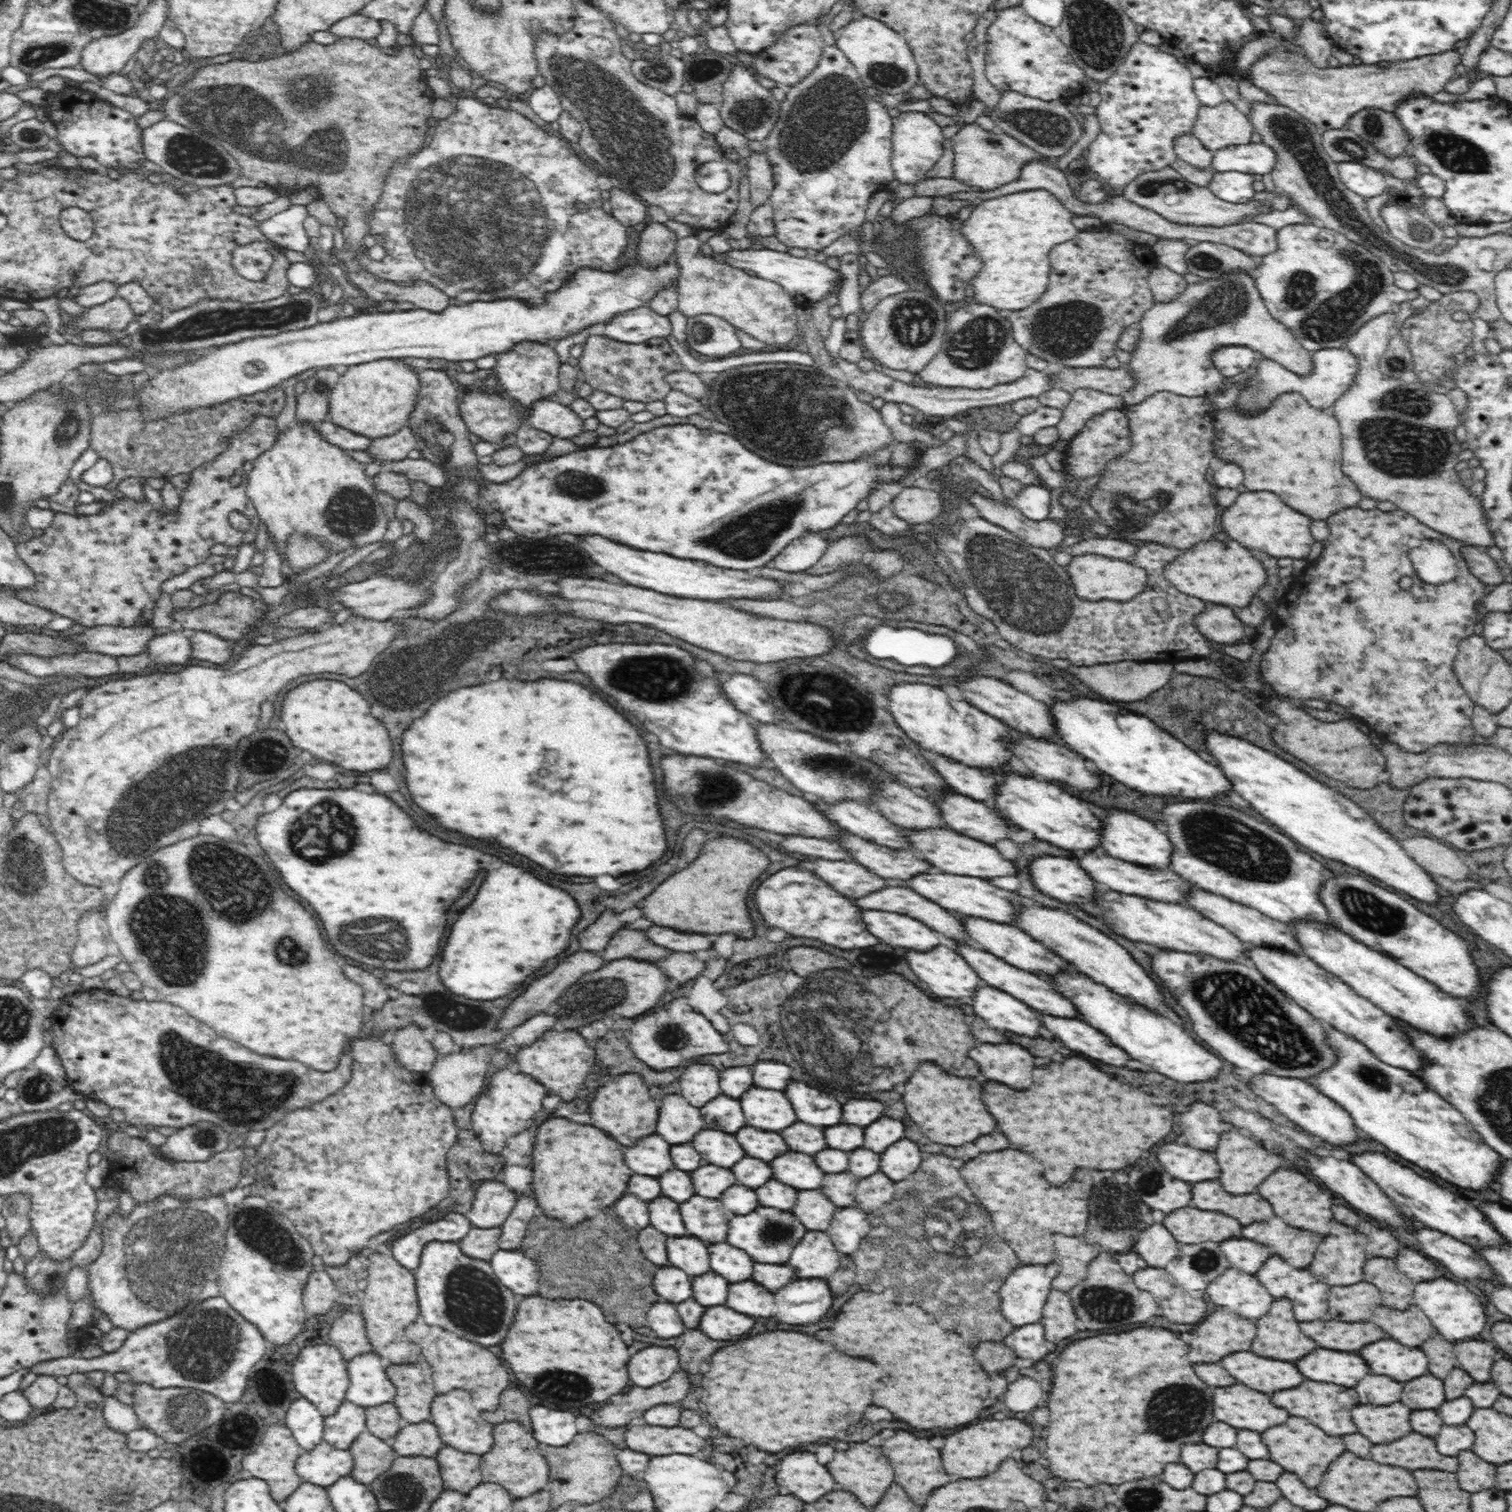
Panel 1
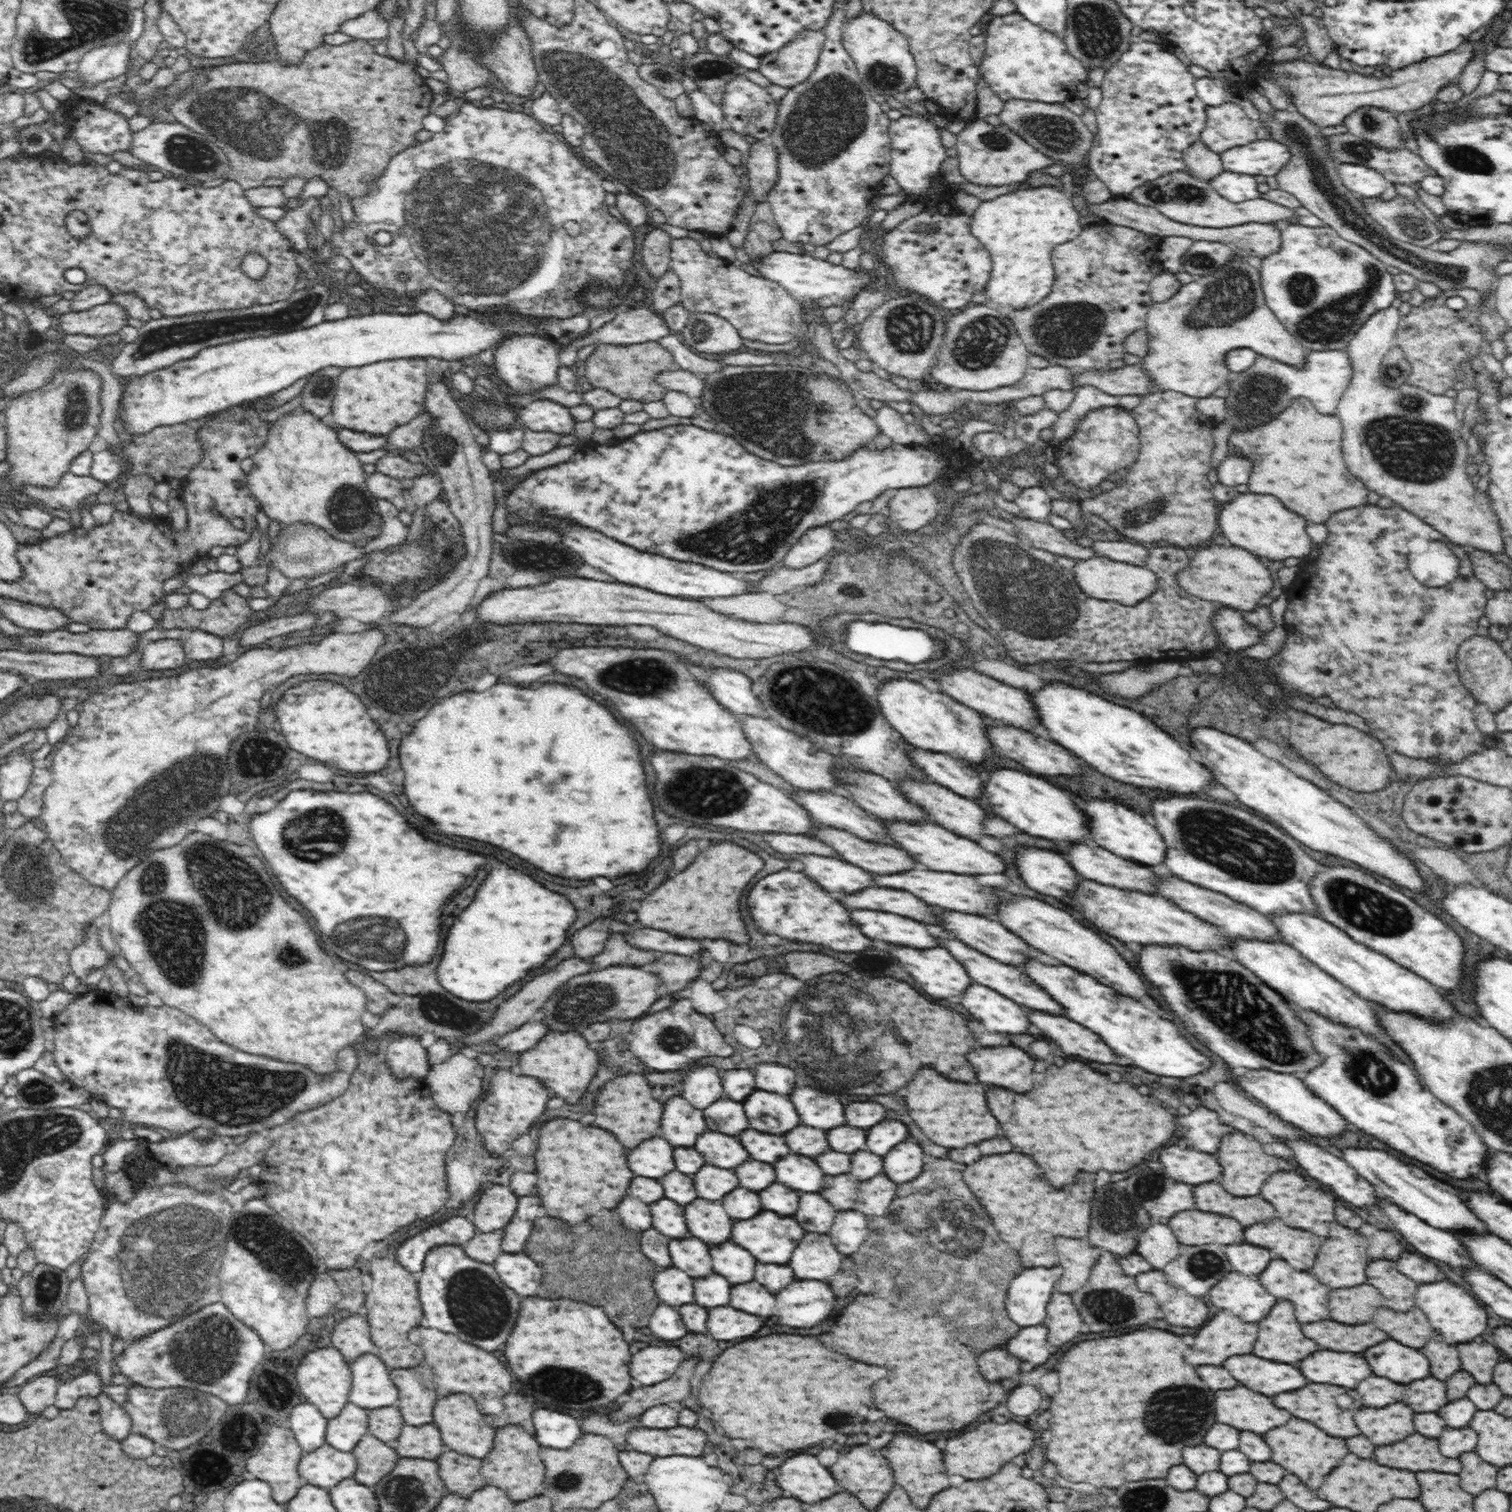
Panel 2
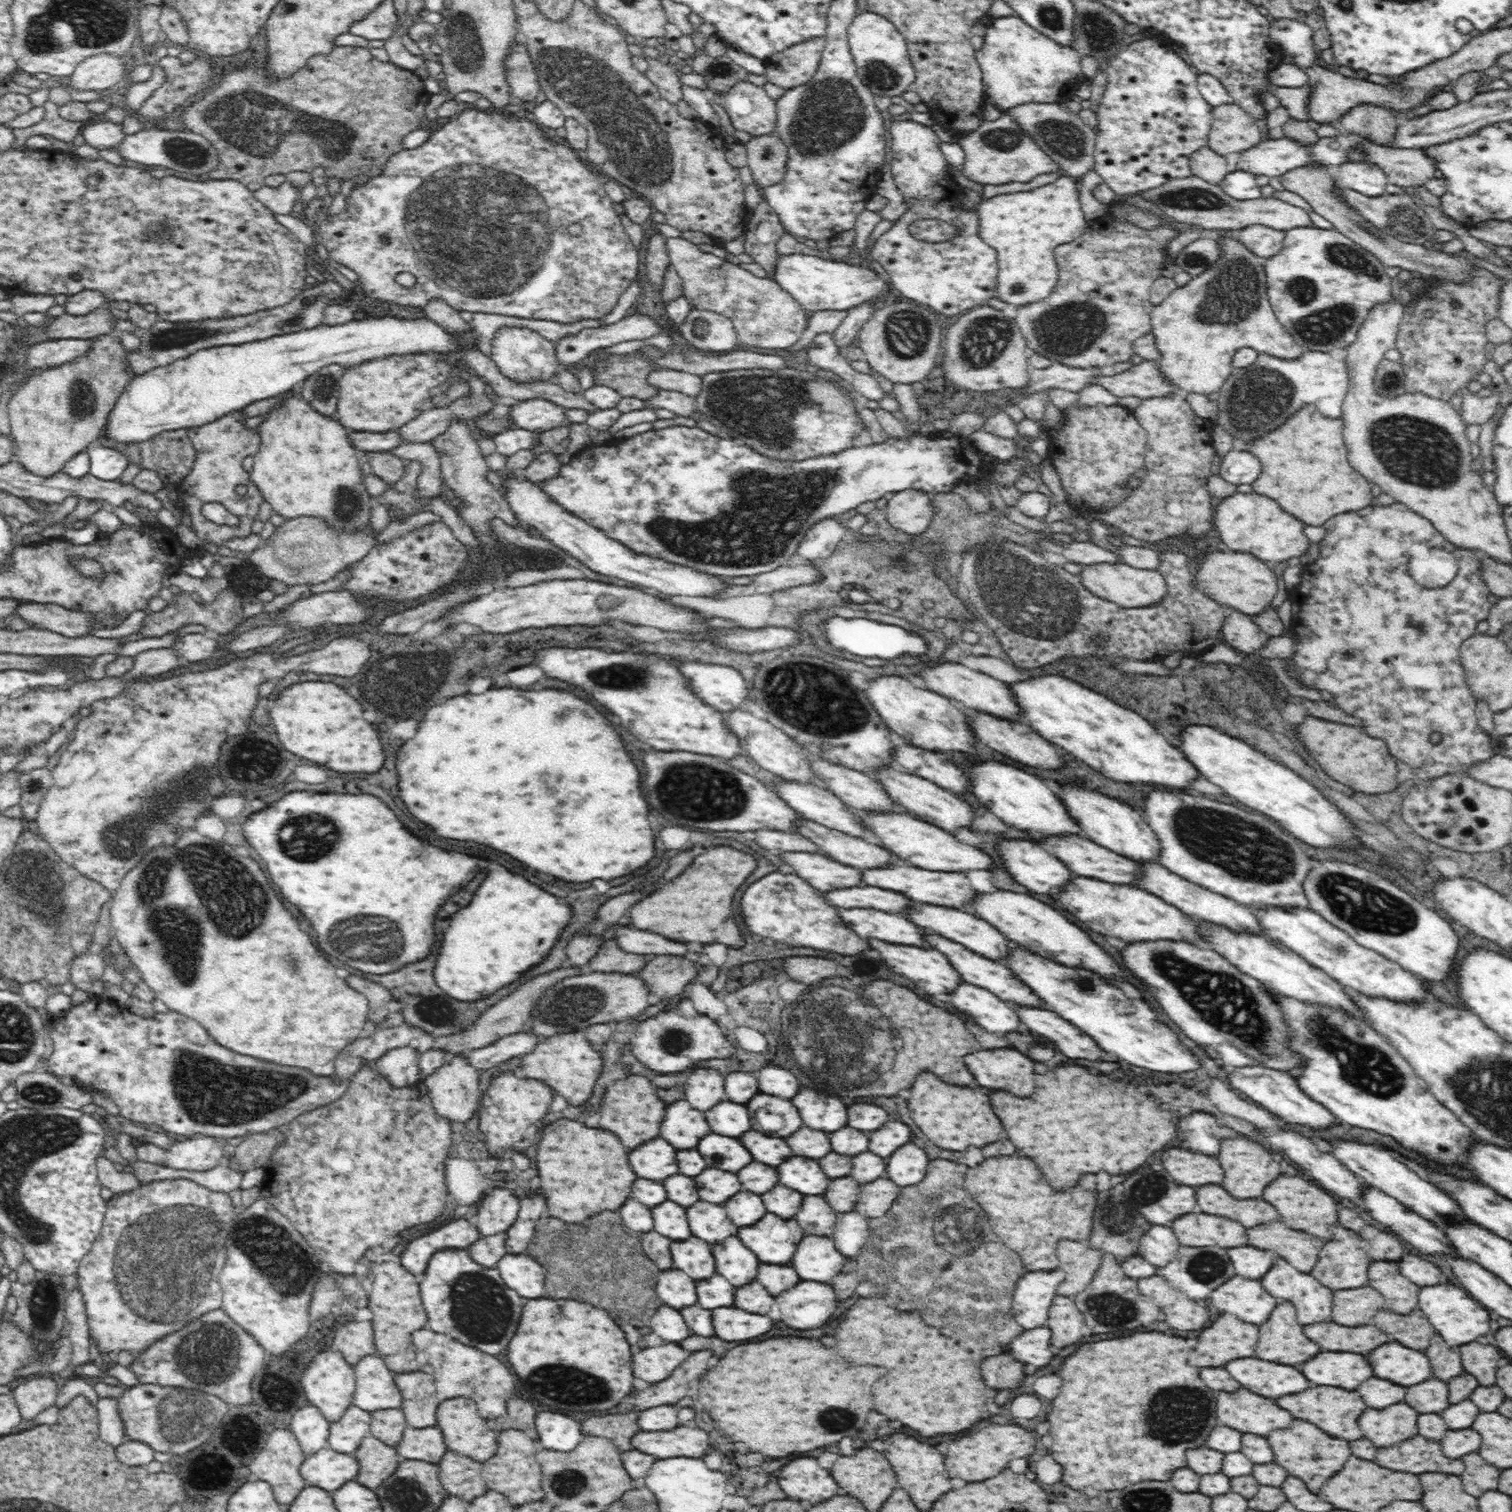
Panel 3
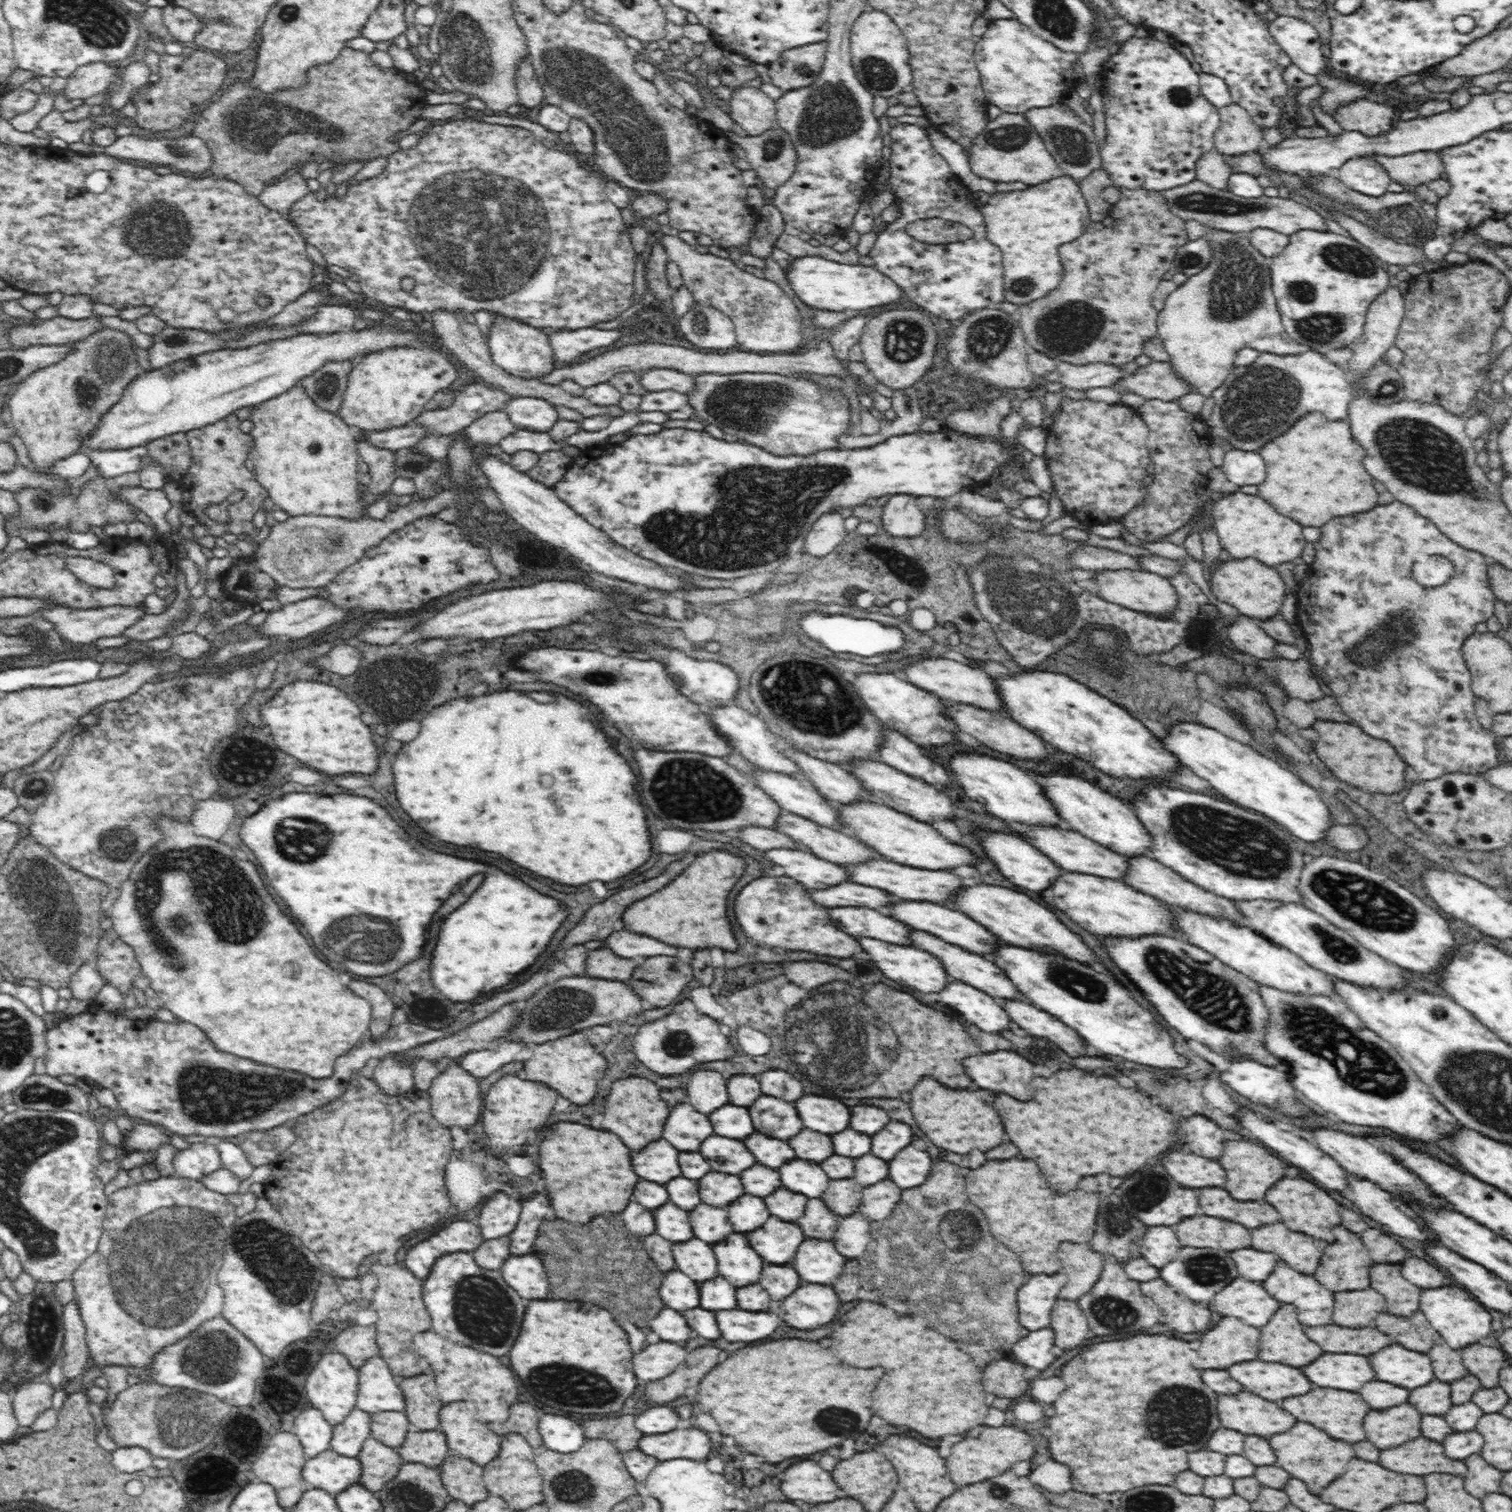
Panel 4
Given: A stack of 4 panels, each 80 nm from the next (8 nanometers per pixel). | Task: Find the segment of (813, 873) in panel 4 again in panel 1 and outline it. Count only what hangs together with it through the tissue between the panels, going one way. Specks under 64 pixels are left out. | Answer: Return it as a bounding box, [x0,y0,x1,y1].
[814,859,886,896]

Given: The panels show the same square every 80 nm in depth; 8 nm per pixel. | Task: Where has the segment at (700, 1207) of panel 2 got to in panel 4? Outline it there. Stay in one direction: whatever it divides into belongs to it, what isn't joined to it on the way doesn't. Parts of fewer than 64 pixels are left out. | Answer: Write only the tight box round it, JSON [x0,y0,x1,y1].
[688,1204,734,1242]

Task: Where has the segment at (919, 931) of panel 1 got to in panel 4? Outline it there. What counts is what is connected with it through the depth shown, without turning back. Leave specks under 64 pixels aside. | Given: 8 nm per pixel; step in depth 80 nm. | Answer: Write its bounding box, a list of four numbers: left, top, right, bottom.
[828,906,910,946]

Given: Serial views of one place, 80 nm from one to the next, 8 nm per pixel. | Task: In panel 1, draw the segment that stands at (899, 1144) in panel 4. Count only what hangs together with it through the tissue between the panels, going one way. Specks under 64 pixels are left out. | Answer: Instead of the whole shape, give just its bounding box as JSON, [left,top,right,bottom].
[864,1116,904,1152]

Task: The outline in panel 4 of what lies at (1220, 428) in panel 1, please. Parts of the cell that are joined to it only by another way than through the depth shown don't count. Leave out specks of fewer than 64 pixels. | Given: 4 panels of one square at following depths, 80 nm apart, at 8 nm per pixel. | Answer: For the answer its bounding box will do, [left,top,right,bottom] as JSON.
[1257,412,1378,526]

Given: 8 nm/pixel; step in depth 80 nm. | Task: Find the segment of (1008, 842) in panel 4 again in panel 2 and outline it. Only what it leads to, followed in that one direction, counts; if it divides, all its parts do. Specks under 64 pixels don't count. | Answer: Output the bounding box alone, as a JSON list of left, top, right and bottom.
[1016,848,1078,898]

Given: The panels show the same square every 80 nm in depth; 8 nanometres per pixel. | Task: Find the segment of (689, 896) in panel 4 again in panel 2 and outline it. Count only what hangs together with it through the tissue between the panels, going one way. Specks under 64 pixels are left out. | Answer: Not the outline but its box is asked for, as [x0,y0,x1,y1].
[638,842,764,944]

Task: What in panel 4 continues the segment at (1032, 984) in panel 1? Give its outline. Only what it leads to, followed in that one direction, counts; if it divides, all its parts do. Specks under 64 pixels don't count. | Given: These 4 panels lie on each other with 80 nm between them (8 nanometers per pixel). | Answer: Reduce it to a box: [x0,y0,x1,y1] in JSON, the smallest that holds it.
[912,932,1018,1001]

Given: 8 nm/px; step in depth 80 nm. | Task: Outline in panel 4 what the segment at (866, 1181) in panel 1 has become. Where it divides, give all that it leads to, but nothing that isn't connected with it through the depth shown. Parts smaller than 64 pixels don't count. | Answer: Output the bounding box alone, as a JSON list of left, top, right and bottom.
[858,1179,900,1220]

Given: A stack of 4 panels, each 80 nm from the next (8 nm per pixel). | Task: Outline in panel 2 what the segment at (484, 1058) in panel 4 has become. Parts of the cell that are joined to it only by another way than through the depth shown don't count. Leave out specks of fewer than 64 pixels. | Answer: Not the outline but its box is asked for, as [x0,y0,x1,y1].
[497,1020,548,1052]

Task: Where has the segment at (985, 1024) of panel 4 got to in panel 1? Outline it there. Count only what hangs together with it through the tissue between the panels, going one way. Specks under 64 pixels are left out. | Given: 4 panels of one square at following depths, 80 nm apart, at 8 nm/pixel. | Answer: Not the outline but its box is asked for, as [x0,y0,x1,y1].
[972,988,1042,1038]

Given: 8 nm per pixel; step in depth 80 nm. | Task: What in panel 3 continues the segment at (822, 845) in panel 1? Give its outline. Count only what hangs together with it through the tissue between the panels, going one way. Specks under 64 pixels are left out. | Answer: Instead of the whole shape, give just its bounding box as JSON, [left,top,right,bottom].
[756,829,823,854]

